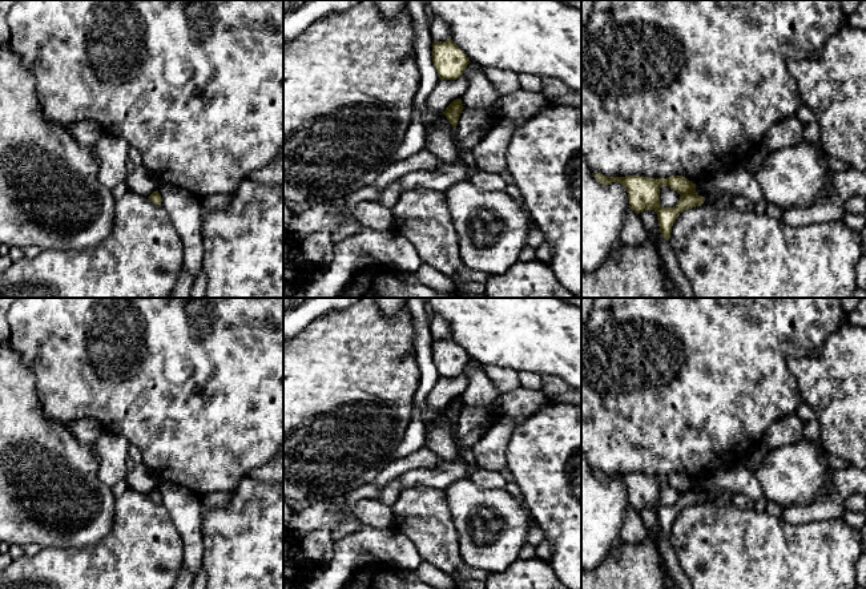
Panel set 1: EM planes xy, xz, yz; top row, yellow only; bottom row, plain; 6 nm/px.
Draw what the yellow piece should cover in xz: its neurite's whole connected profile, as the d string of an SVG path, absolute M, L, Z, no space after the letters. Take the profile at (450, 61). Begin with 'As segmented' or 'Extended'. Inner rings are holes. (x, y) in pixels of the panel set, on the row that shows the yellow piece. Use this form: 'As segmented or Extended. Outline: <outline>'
As segmented. Outline: M450 37L432 43L432 62L440 80L456 80L463 76L470 60Z

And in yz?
As segmented. Outline: M596 172L593 176L597 182L603 185L620 182L628 193L629 207L636 213L654 210L658 219L660 233L665 239L670 238L672 226L684 210L704 203L704 198L696 193L696 183L681 176L666 178L648 178L644 176L605 177ZM661 186L668 186L680 194L676 206L664 207L660 205Z

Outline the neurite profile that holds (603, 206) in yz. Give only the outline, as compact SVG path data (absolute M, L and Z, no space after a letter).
M581 153L581 274L595 273L619 241L628 193L620 182L600 183Z

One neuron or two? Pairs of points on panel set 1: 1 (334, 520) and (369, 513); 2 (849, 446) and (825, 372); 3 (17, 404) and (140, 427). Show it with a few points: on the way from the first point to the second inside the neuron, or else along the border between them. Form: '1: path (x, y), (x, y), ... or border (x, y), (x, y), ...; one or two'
1: path (342, 513), (361, 512); one
2: path (849, 427), (849, 396), (844, 391); one
3: border (35, 379), (41, 407), (67, 426); two

